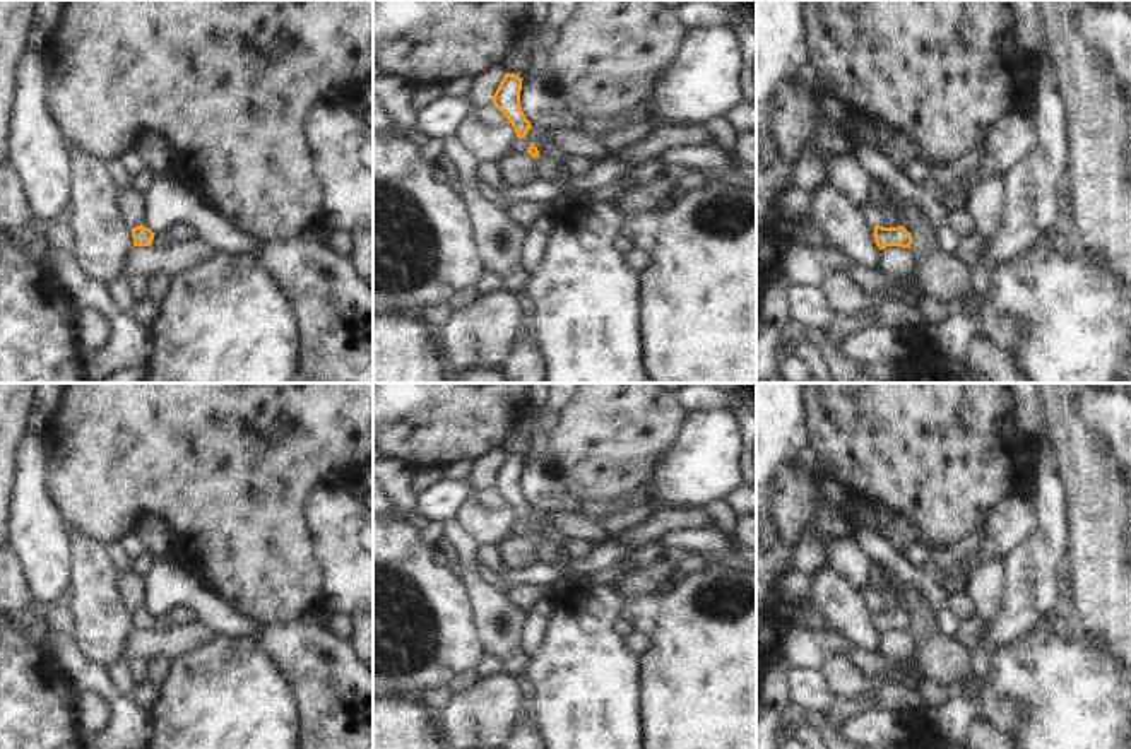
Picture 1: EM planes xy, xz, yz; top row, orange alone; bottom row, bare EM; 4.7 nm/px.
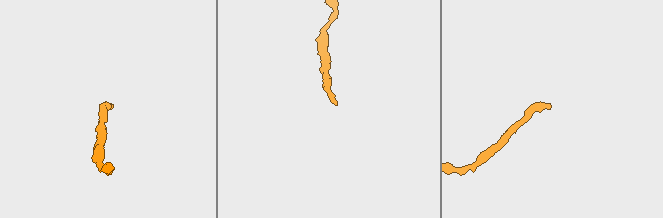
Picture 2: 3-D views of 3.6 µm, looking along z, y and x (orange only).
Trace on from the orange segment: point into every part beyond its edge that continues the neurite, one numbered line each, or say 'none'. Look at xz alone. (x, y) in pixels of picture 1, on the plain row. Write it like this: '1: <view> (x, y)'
none

